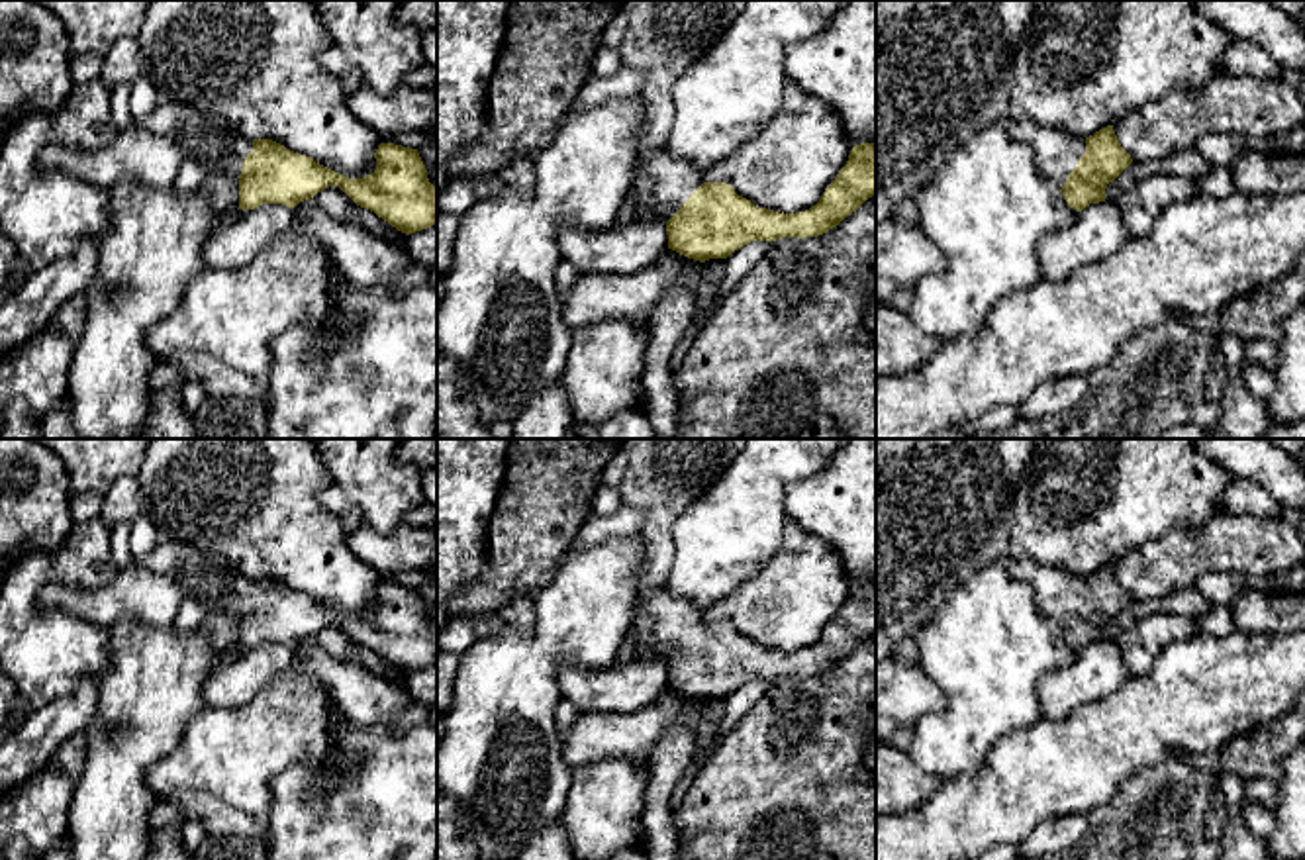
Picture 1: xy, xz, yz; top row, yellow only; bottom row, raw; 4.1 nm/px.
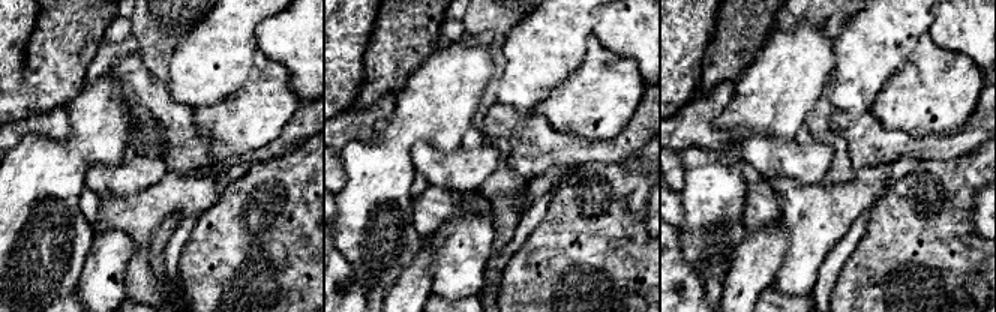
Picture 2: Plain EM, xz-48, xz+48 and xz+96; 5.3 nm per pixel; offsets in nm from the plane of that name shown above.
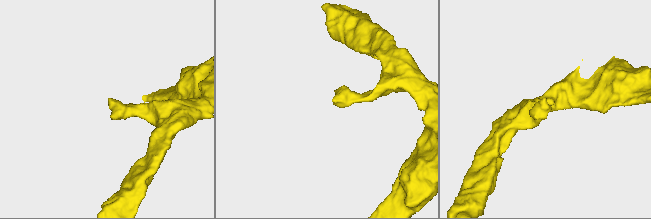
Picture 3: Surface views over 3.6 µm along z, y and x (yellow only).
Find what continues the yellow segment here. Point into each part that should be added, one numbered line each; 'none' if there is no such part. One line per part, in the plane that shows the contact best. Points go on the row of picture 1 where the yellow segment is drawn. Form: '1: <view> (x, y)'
1: yz (1057, 151)

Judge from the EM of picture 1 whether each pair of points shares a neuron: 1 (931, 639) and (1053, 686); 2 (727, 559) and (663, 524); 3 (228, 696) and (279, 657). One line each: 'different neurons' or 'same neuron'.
1: different neurons
2: different neurons
3: same neuron

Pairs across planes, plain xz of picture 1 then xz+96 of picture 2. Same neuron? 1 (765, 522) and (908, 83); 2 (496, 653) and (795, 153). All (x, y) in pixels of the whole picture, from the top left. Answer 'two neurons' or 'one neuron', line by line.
1: two neurons
2: two neurons

